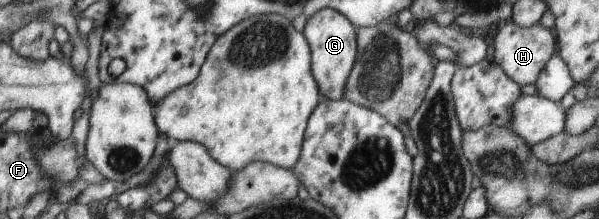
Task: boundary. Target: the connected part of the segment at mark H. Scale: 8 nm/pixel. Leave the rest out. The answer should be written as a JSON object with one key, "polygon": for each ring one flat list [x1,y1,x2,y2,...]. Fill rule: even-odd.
{"polygon":[[513,21,506,22,504,27,500,26,490,41,494,46,494,61,518,86,535,84,546,63,557,52,557,39,554,31,545,28,541,23,521,27]]}

